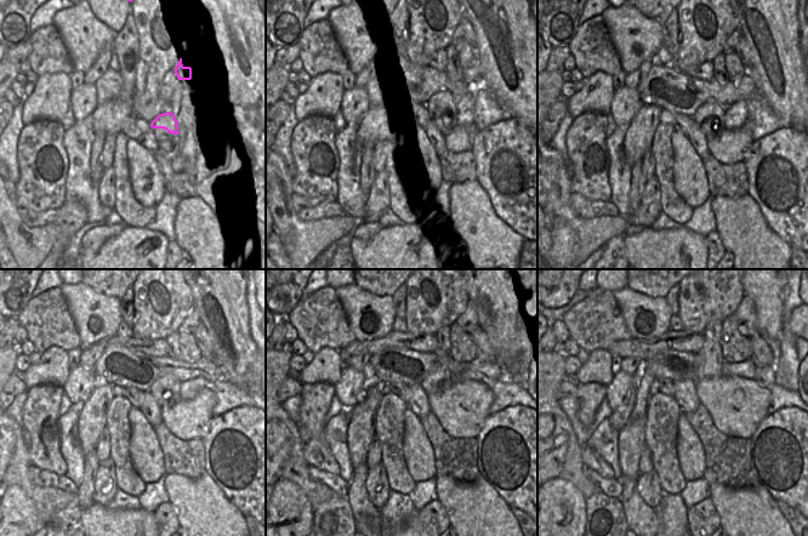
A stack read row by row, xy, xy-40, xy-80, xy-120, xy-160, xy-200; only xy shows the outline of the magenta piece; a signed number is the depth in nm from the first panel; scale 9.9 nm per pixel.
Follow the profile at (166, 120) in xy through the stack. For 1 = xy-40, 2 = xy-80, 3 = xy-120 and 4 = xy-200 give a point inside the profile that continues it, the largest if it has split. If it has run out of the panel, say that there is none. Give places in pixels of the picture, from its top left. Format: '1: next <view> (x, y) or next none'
1: next xy-40 (439, 114)
2: next xy-80 (709, 114)
3: next xy-120 (166, 388)
4: next xy-200 (707, 363)

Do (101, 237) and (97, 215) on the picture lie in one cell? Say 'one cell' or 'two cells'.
two cells

